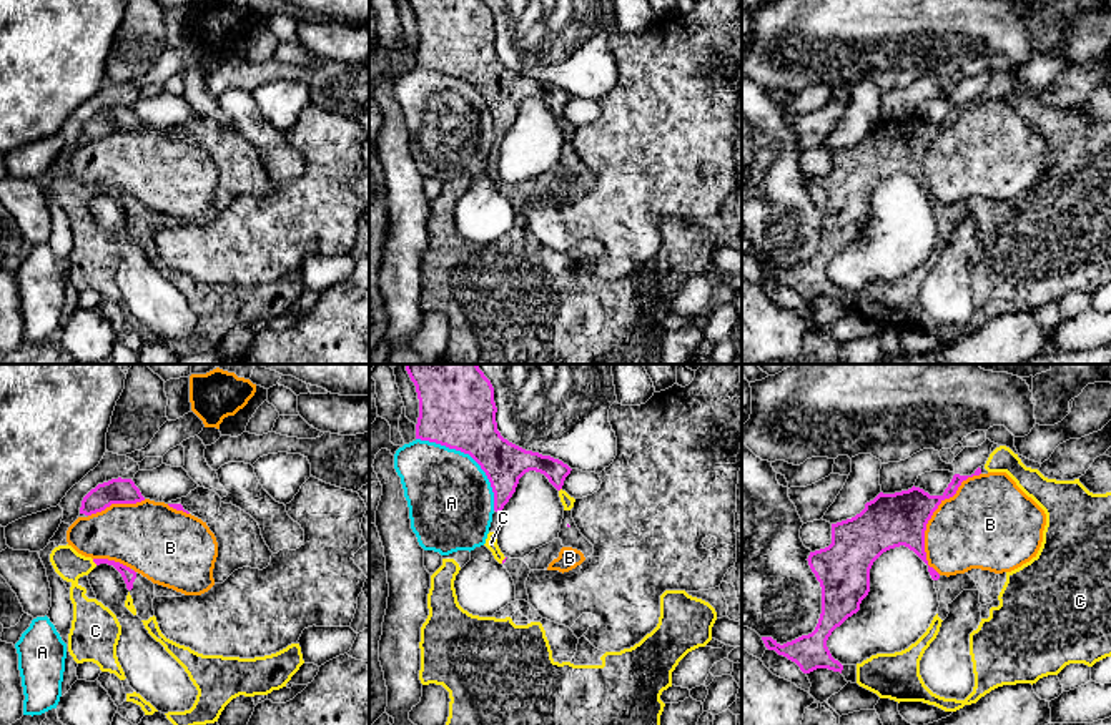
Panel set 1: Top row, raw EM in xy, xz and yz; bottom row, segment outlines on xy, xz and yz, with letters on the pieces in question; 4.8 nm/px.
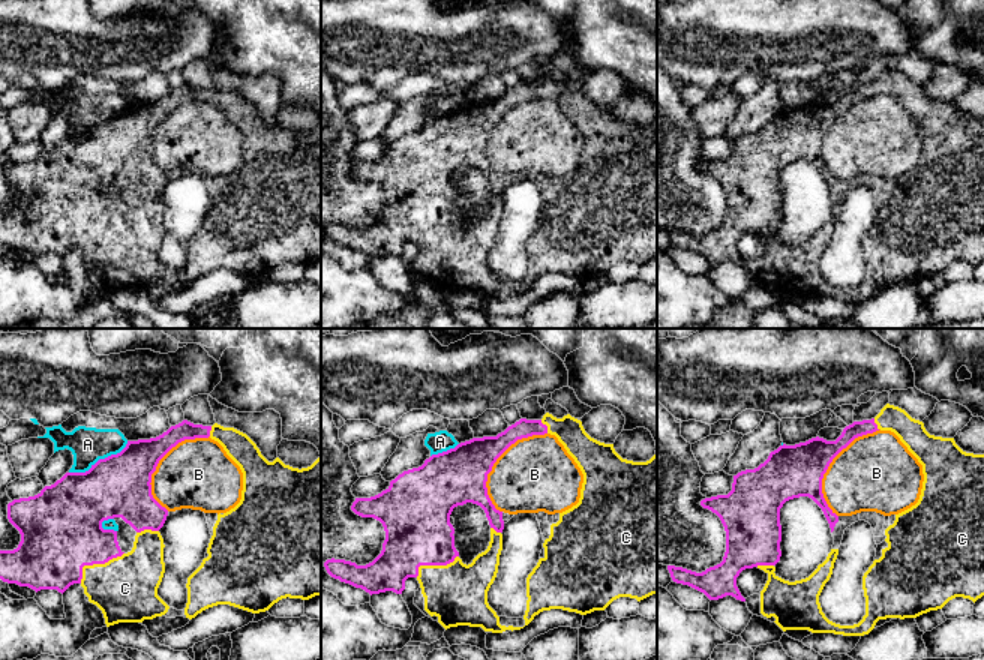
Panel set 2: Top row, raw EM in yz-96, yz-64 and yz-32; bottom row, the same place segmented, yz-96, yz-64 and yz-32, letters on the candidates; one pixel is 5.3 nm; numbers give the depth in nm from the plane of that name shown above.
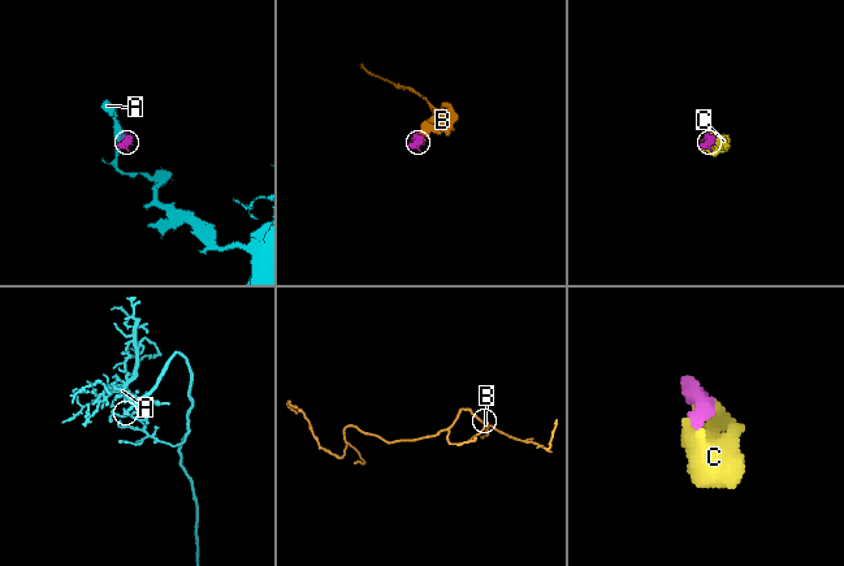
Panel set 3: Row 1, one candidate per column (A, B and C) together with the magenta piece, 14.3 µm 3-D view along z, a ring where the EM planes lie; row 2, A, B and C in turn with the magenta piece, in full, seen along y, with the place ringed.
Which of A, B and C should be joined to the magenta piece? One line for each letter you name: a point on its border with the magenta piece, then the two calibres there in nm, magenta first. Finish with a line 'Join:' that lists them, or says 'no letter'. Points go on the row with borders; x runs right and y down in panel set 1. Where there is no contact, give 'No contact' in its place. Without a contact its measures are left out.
C: Touches magenta at xy (95, 562). Thickness 70 nm (magenta) against 150 nm
Join: C

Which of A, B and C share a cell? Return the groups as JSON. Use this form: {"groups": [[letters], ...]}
{"groups": [["A"], ["B"], ["C"]]}

